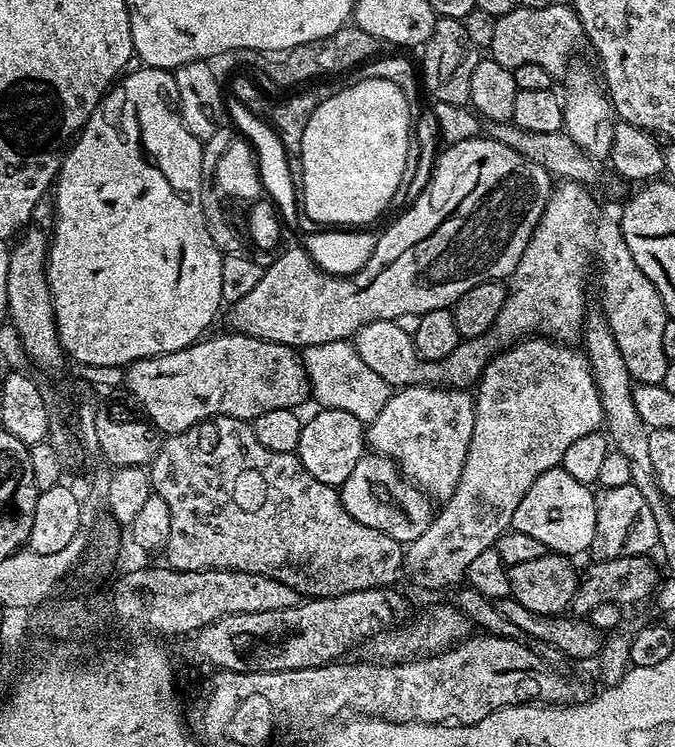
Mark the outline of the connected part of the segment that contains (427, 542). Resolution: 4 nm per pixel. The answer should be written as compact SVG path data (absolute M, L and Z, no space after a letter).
M521 338L497 351L484 367L474 392L476 413L462 478L458 478L454 494L443 501L441 508L444 509L433 515L426 531L406 546L405 573L416 585L426 590L457 587L465 579L470 562L474 562L482 550L493 547L500 535L512 528L514 510L518 510L518 502L526 498L526 490L530 490L546 470L561 467L566 450L582 438L582 434L595 432L604 424L604 410L588 357L579 347L572 347L576 346L551 338Z

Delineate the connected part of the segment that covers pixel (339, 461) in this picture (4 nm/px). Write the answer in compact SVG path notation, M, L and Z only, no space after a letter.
M320 408L312 417L304 420L304 429L298 438L295 454L302 466L306 466L306 470L318 478L318 482L342 485L366 454L365 421L354 418L354 414L346 414L346 410Z

